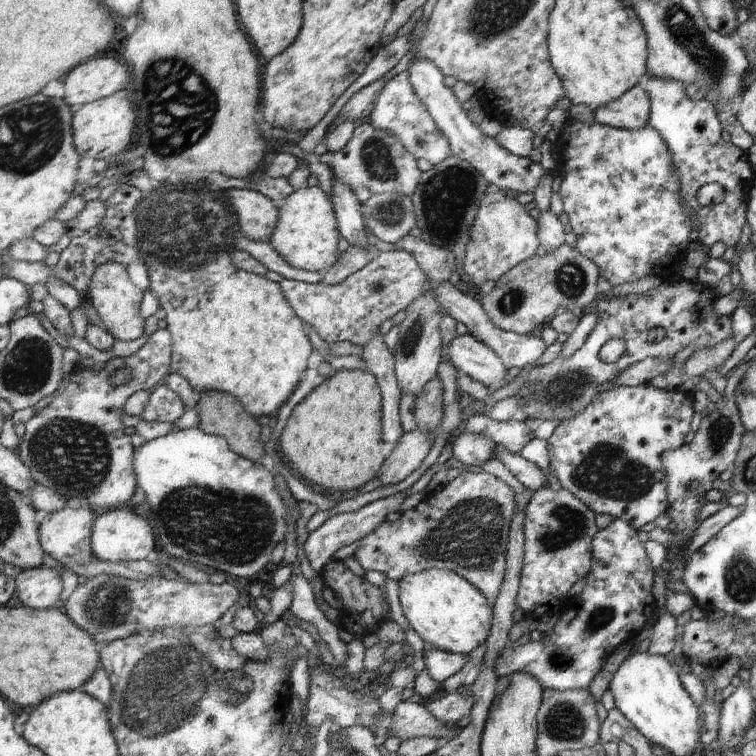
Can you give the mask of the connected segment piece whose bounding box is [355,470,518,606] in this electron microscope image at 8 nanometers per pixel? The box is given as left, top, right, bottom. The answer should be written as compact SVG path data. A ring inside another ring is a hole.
M483 470L454 473L442 490L424 498L418 507L404 512L396 522L384 522L363 538L355 558L365 570L377 570L399 583L404 580L406 574L416 574L428 568L454 570L466 580L473 582L474 586L488 596L492 606L496 606L506 582L508 550L517 510L517 498L518 494L511 486L490 472Z

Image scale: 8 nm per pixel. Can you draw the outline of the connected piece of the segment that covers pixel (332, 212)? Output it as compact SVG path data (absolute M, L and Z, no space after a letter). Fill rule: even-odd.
M319 185L305 186L294 192L280 210L278 230L271 240L280 256L292 266L308 271L322 272L324 269L334 268L342 257L340 240L343 234L335 204L330 196Z

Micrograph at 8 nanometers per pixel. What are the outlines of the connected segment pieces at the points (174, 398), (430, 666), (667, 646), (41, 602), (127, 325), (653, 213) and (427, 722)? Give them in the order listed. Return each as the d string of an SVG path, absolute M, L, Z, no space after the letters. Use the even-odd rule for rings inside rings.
M163 383L151 393L150 404L144 411L142 419L148 422L174 424L190 408L190 406L184 404L184 400L178 393L171 390L168 384Z
M436 648L424 651L423 656L430 676L443 684L468 666L471 659L471 654L452 654Z
M665 609L660 611L657 616L655 625L651 628L649 639L650 646L648 654L658 654L668 656L676 646L676 618L668 613Z
M42 566L25 570L17 578L19 598L26 607L34 610L60 607L64 584L55 568Z
M108 262L102 264L90 284L90 294L93 306L105 323L108 331L118 340L138 340L146 334L146 318L142 316L144 292L134 284L128 268L122 263Z
M568 119L560 130L557 147L562 153L565 174L559 194L577 236L576 247L598 264L601 276L612 286L618 286L638 282L650 275L660 275L666 280L672 269L680 268L686 251L692 245L690 232L698 226L698 222L694 216L689 217L684 208L687 204L680 200L676 192L666 188L660 190L654 184L656 180L676 180L672 154L658 130L650 125L642 130L626 130L597 121L590 123Z
M415 699L402 701L394 715L396 722L392 728L392 736L400 738L402 741L416 737L434 737L455 739L459 729L459 734L464 728L460 728L456 722L442 724L426 705L422 705Z

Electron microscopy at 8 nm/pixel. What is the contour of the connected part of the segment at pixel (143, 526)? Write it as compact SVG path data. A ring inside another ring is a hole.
M132 506L110 510L108 514L97 517L94 527L93 548L98 558L106 562L130 562L132 560L151 559L156 552L158 540L154 536L152 526L146 522L144 516L137 514Z

